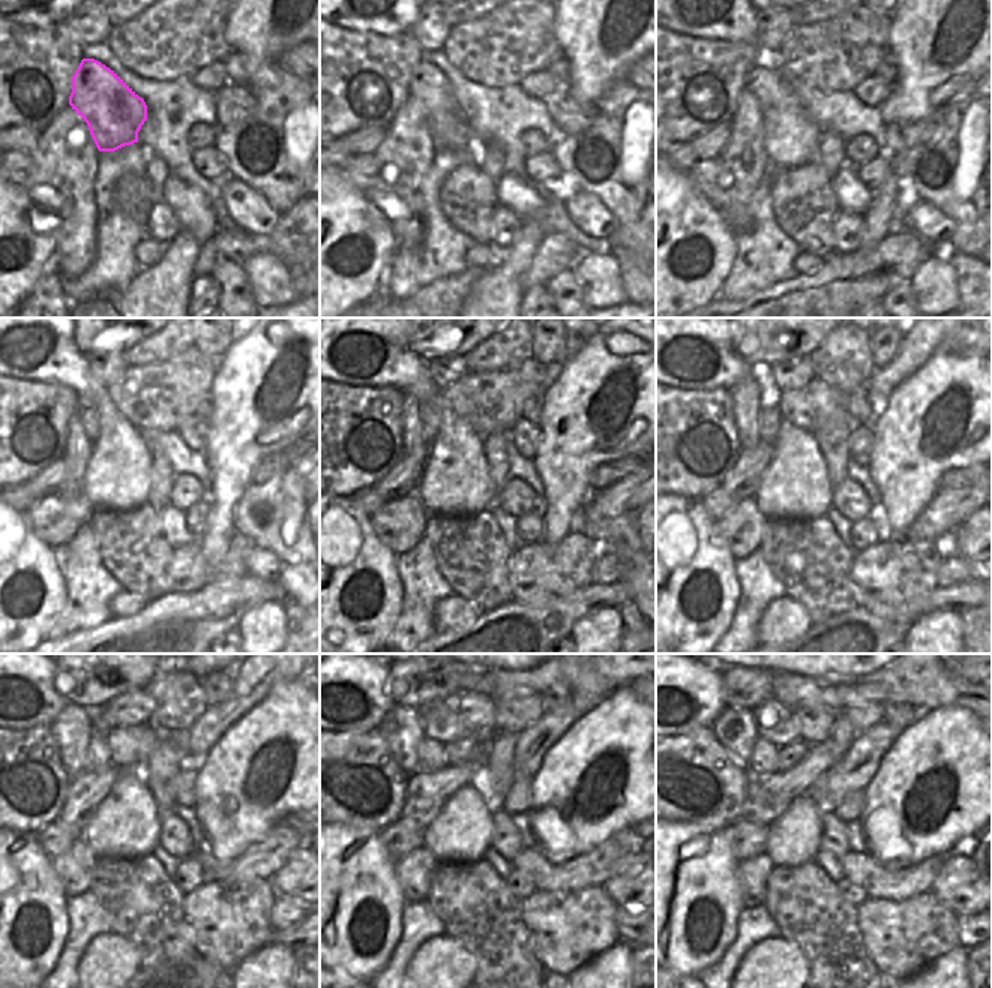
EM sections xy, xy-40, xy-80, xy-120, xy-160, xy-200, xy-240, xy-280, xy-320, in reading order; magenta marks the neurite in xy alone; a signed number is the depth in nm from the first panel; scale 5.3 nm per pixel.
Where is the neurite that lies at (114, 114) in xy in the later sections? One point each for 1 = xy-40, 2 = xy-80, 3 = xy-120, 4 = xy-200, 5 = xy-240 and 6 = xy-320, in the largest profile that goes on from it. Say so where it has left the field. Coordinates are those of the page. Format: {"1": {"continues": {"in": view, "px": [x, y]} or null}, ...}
{"1": {"continues": {"in": "xy-40", "px": [429, 87]}}, "2": {"continues": {"in": "xy-80", "px": [766, 84]}}, "3": {"continues": {"in": "xy-120", "px": [89, 419]}}, "4": {"continues": {"in": "xy-200", "px": [770, 419]}}, "5": {"continues": {"in": "xy-240", "px": [98, 754]}}, "6": {"continues": {"in": "xy-320", "px": [764, 759]}}}

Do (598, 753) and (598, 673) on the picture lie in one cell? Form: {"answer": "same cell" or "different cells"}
{"answer": "different cells"}

